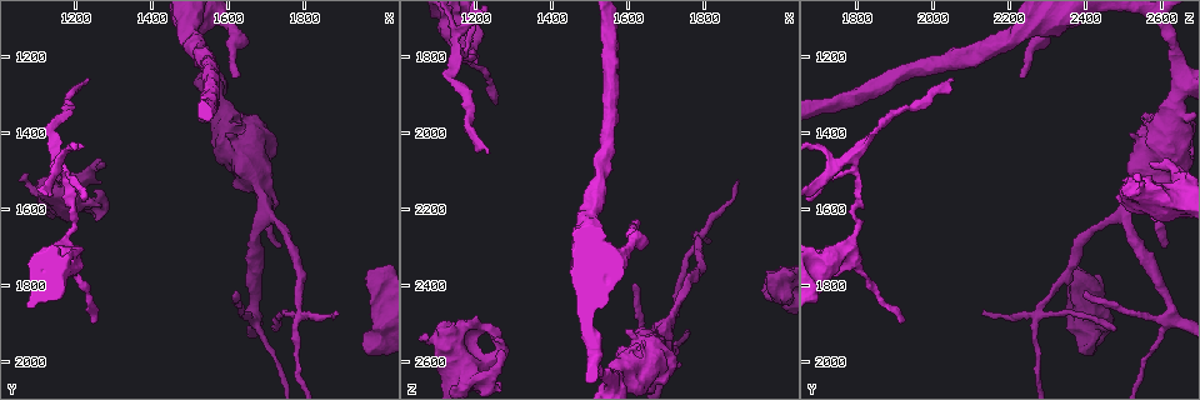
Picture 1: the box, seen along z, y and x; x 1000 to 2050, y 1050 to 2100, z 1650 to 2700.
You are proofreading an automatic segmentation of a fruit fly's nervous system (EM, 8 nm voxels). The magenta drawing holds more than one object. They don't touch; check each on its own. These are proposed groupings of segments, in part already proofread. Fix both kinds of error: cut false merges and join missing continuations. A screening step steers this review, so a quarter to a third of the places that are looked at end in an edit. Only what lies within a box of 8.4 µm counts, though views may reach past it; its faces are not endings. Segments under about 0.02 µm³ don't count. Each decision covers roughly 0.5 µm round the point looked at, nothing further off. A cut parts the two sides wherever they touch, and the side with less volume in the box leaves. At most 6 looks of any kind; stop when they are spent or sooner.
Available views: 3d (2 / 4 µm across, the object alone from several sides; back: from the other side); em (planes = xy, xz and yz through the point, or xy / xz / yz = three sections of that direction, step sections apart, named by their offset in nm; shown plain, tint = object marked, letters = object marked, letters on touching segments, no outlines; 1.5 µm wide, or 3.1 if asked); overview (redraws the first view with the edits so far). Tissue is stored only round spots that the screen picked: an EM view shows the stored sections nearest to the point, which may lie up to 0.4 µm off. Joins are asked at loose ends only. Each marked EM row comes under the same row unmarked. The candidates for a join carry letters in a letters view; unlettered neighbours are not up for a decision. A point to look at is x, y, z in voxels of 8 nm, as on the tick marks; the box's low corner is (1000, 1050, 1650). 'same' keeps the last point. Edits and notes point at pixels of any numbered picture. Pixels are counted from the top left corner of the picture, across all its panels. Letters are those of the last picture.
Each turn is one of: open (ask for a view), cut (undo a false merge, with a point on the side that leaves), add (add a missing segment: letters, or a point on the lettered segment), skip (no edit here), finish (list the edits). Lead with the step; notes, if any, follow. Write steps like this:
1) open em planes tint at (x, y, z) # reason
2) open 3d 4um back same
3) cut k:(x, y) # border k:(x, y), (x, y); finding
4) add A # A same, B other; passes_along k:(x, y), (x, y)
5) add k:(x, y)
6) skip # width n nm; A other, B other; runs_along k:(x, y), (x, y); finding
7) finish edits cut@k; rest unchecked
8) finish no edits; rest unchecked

open em xz step 4 tint at (1670, 1875, 2630) # abrupt turn

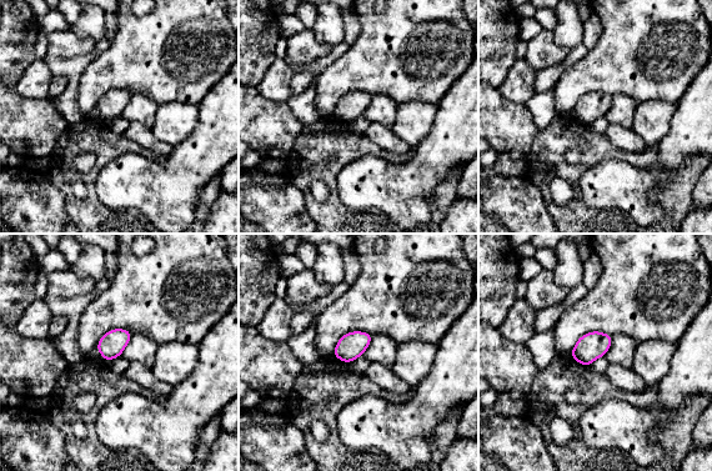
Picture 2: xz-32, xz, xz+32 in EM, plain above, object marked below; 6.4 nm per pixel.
open em xy step 4 letters same # another direction

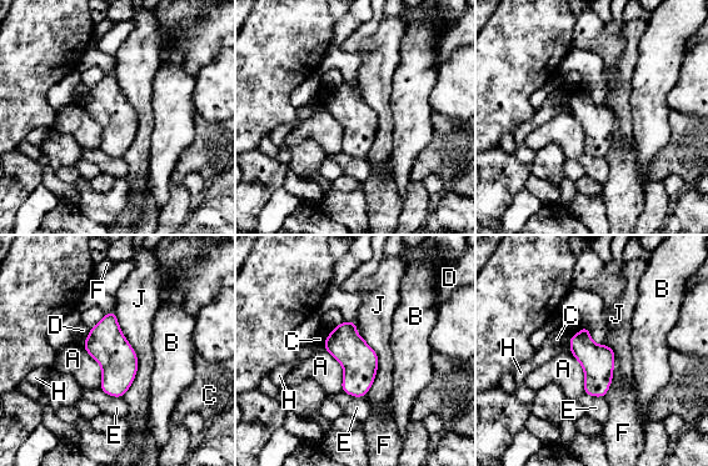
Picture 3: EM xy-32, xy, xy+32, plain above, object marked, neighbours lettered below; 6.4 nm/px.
skip # A other, B other, C other, D other, E other, F other, H other, J other; border 3:(616, 355), (612, 384), (603, 396); continuous, no second neuron

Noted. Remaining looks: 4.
open em xz step 8 letters at (1955, 1960, 2410) # thick end

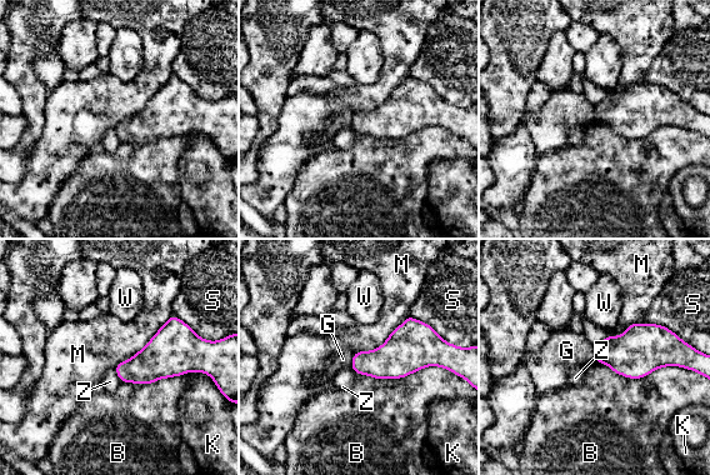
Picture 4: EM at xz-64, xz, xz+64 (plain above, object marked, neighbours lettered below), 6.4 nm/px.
open em planes letters same

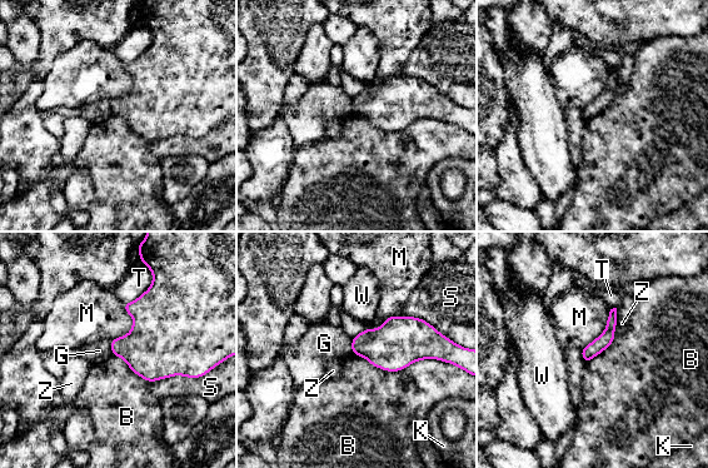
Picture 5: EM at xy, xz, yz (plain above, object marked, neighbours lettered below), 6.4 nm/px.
skip # B other, G other, K other, M other, S other, T other, W other, Z other; border 5:(352, 352), (387, 371), (443, 362); none of them fits

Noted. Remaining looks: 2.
open em xz step 8 letters at (1245, 1895, 1925)

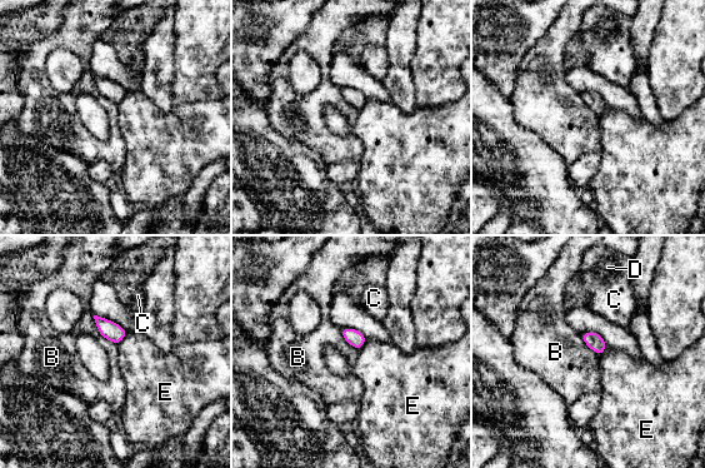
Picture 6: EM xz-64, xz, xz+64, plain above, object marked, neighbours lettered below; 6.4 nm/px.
open em planes letters same

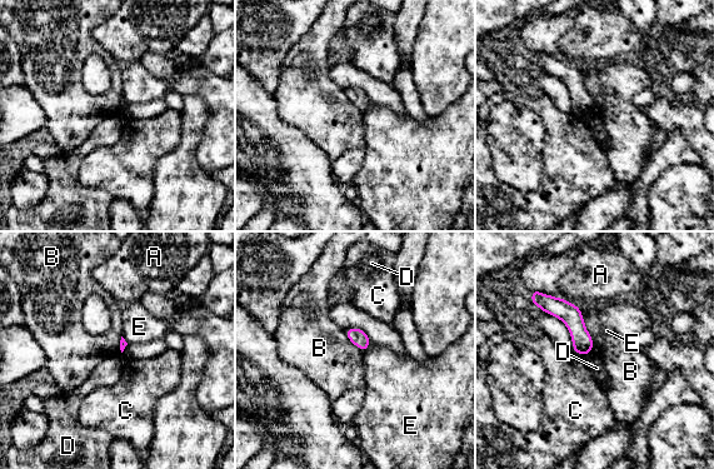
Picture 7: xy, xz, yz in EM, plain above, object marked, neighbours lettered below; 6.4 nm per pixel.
skip # A other, B other, C other, D other, E other; none of them fits

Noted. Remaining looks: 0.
finish no edits; rest unchecked

